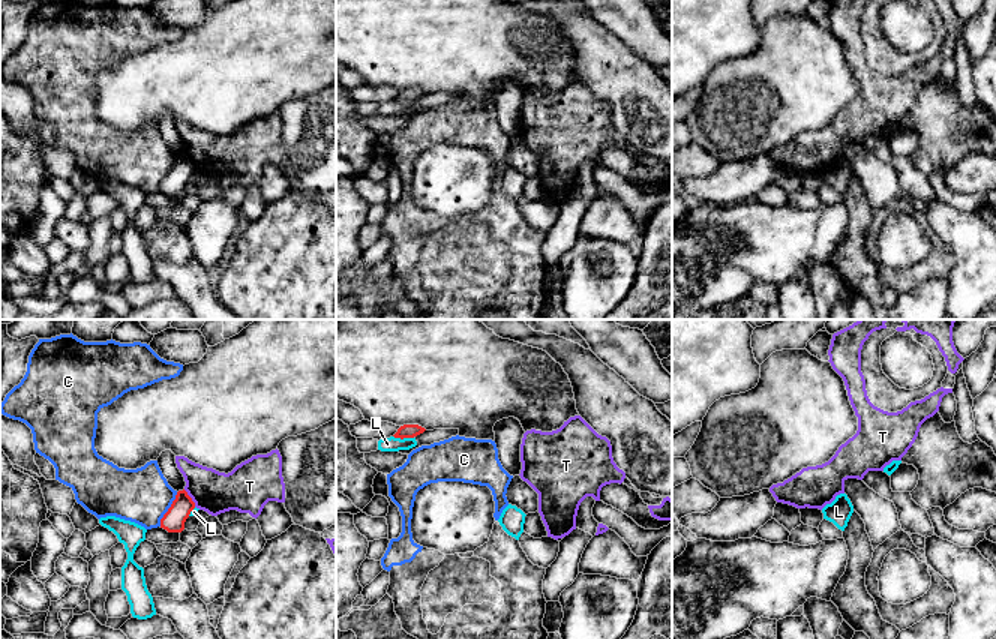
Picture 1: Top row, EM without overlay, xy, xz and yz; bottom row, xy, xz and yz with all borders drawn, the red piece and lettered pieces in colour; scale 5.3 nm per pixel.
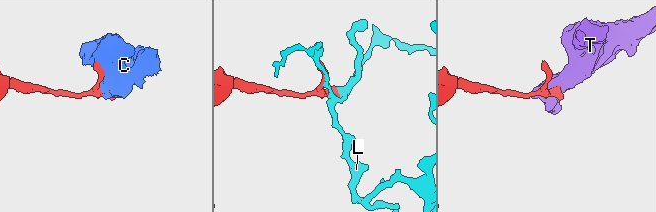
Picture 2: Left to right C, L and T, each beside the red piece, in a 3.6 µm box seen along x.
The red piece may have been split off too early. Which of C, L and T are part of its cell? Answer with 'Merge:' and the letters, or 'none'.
Merge: none

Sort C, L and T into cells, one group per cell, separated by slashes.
C / L / T

